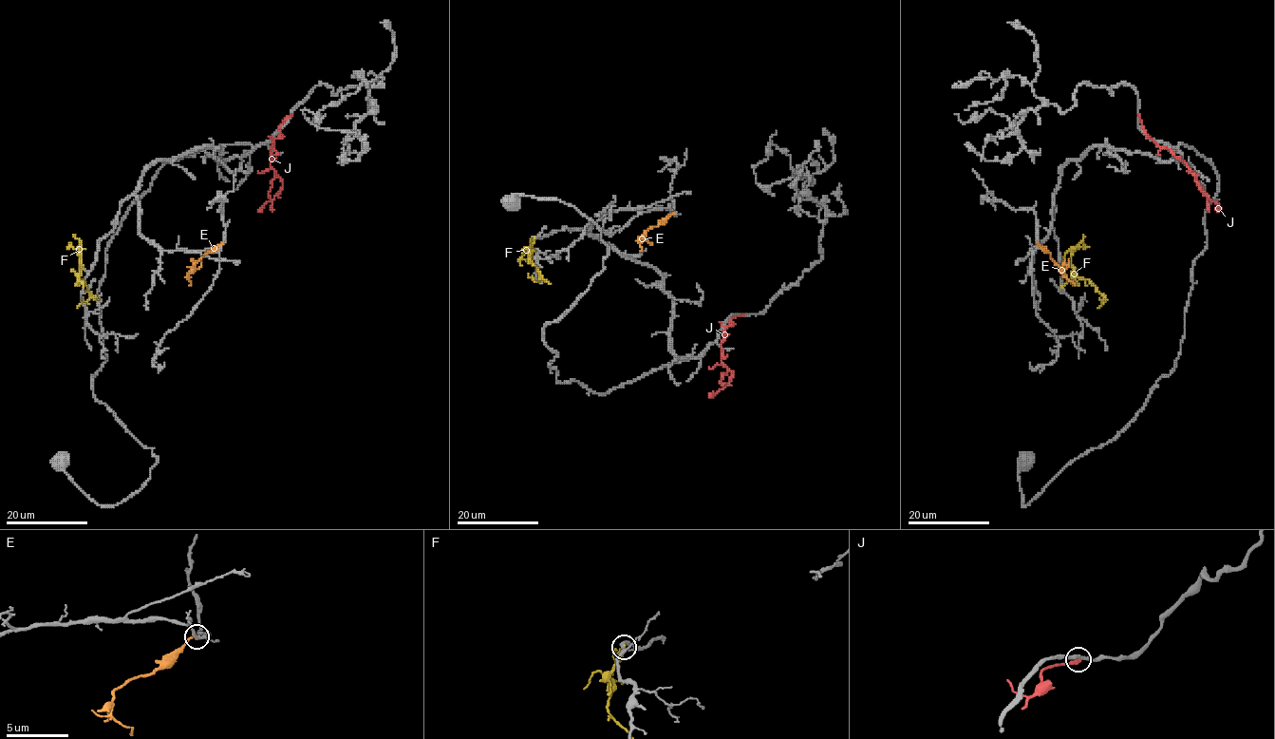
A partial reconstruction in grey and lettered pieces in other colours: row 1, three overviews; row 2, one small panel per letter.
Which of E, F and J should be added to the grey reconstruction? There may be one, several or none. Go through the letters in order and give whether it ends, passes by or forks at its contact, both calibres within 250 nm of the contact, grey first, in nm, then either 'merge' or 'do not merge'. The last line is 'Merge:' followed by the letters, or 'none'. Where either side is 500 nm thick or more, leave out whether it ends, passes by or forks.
E: it ends; calibres 220 and 200 nm; do not merge
F: it ends; calibres 260 and 220 nm; do not merge
J: it ends; calibres 320 and 280 nm; do not merge
Merge: none

